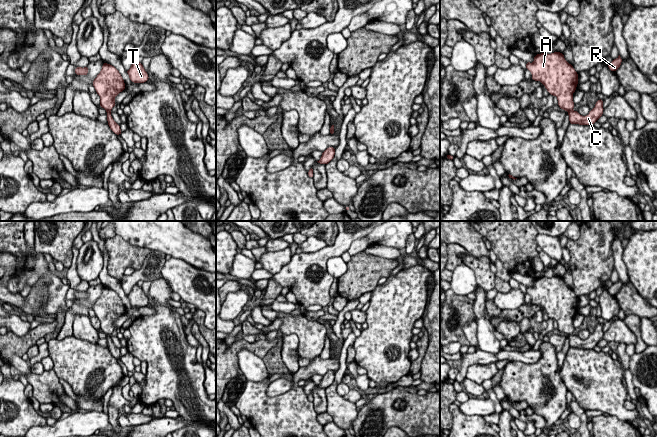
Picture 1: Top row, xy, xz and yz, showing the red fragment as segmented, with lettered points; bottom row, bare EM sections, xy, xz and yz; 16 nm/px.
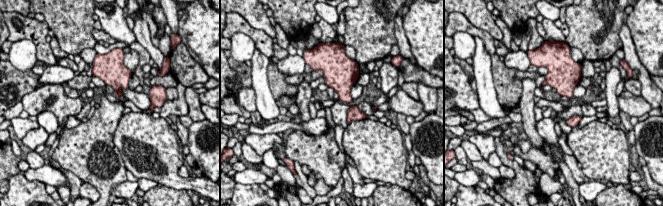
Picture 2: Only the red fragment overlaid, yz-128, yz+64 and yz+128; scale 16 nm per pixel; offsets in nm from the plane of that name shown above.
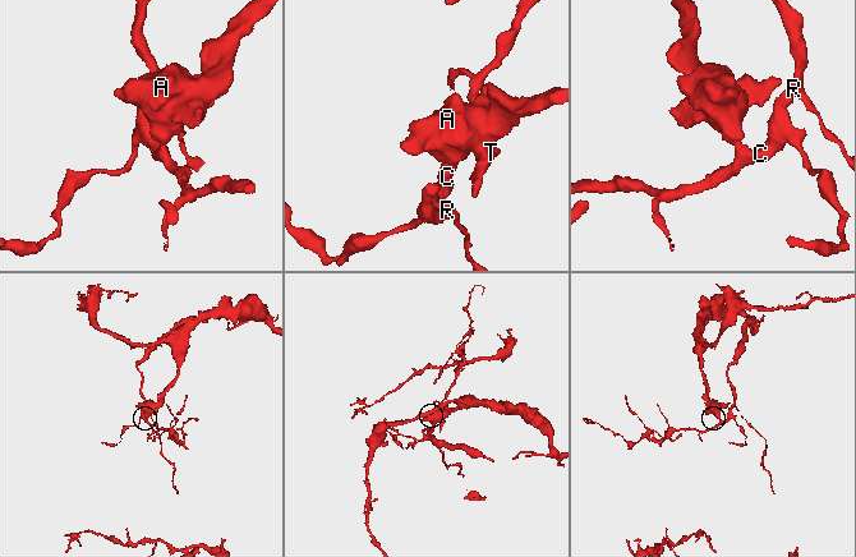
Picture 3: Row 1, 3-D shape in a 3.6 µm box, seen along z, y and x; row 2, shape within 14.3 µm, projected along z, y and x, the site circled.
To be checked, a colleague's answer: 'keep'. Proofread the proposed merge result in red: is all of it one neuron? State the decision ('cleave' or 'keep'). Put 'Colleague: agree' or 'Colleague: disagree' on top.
Colleague: disagree
cleave

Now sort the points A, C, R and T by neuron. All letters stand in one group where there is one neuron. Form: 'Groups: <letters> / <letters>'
Groups: A T / C R

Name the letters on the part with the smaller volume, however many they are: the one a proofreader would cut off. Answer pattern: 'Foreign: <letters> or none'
Foreign: C, R

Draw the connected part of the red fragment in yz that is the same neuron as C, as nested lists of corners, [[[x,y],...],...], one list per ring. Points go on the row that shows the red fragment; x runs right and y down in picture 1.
[[[602,99],[597,100],[595,107],[586,116],[580,115],[578,111],[569,111],[570,124],[593,125],[603,115],[603,101]]]

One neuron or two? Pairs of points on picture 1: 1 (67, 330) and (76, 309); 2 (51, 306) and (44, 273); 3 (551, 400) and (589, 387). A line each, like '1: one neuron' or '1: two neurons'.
1: one neuron
2: one neuron
3: two neurons

